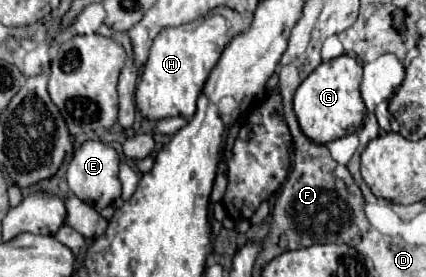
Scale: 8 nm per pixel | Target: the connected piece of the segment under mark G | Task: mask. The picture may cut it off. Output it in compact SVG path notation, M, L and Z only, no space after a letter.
M341 54L335 60L321 62L307 80L301 82L301 86L295 92L295 114L299 120L301 130L313 140L313 142L329 142L347 134L353 134L363 116L367 114L363 98L359 94L363 66L355 56Z

